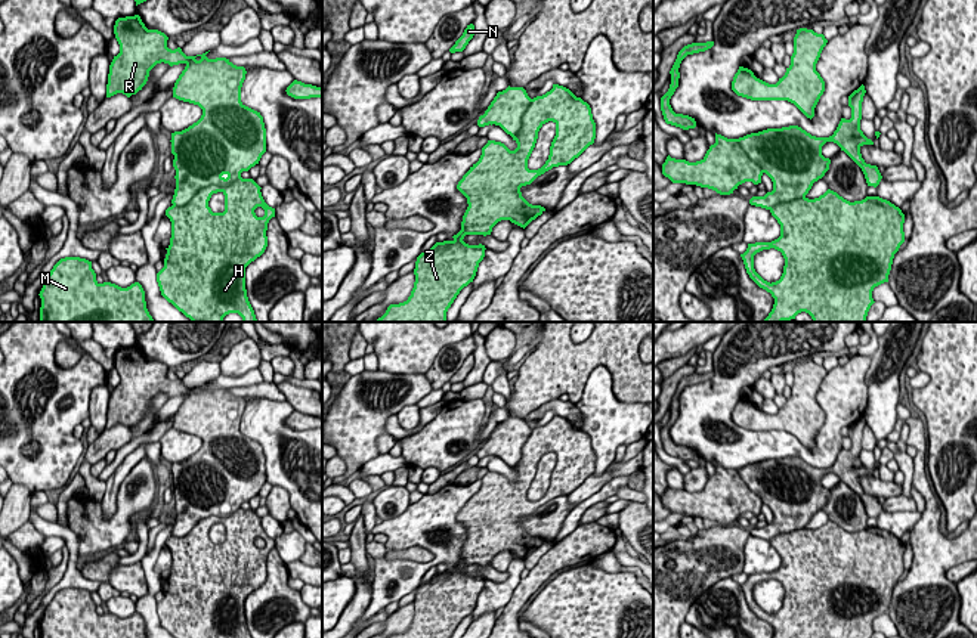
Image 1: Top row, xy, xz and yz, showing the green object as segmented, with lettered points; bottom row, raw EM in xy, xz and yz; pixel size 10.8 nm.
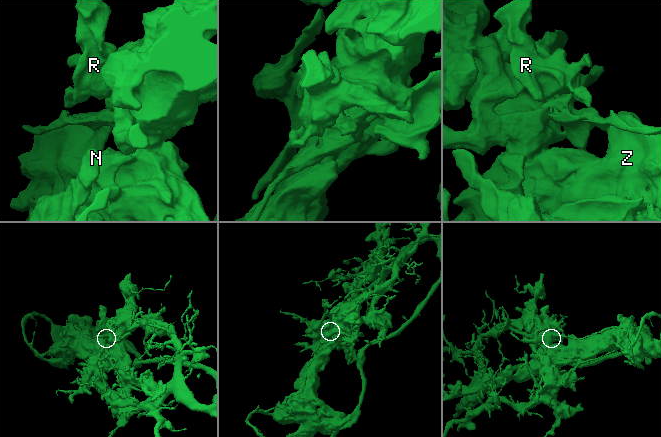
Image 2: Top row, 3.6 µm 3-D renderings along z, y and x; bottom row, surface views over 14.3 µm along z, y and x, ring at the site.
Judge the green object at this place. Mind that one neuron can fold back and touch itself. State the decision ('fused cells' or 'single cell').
fused cells

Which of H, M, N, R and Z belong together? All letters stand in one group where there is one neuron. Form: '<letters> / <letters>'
H Z / M N R

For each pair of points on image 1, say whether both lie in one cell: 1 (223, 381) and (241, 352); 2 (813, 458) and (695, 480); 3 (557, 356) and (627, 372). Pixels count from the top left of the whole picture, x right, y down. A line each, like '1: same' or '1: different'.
1: different
2: different
3: same

